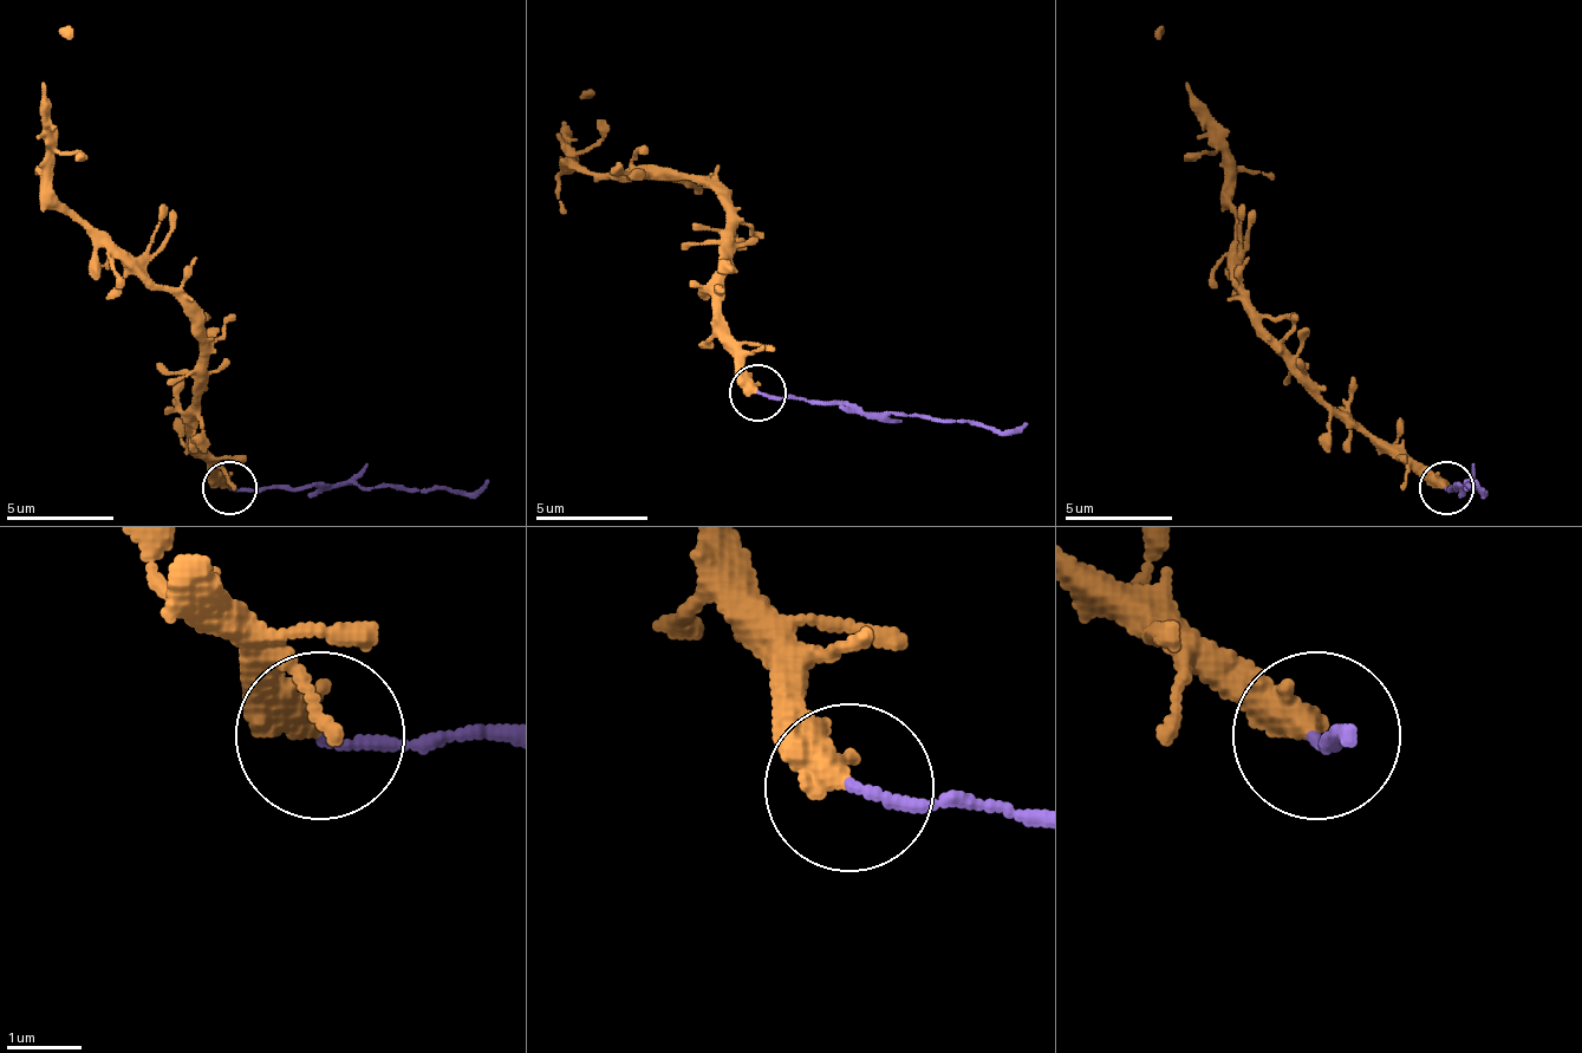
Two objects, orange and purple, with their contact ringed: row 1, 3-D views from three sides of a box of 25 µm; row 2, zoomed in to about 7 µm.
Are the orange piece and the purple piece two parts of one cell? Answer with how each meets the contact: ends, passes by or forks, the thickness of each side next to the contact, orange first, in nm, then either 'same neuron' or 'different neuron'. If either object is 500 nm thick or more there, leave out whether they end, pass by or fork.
orange ends there; purple ends there; 440 nm thick on the orange side, 120 nm on the other; different neuron

